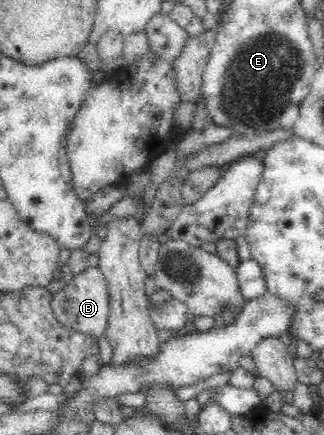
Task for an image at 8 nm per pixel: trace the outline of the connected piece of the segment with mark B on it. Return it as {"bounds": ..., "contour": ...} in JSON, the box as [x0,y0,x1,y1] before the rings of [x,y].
{"bounds":[51,266,109,337],"contour":[[[89,266],[85,271],[74,275],[63,289],[54,293],[51,306],[56,319],[69,330],[76,330],[94,336],[105,337],[109,319],[109,292],[106,281],[98,266]]]}

